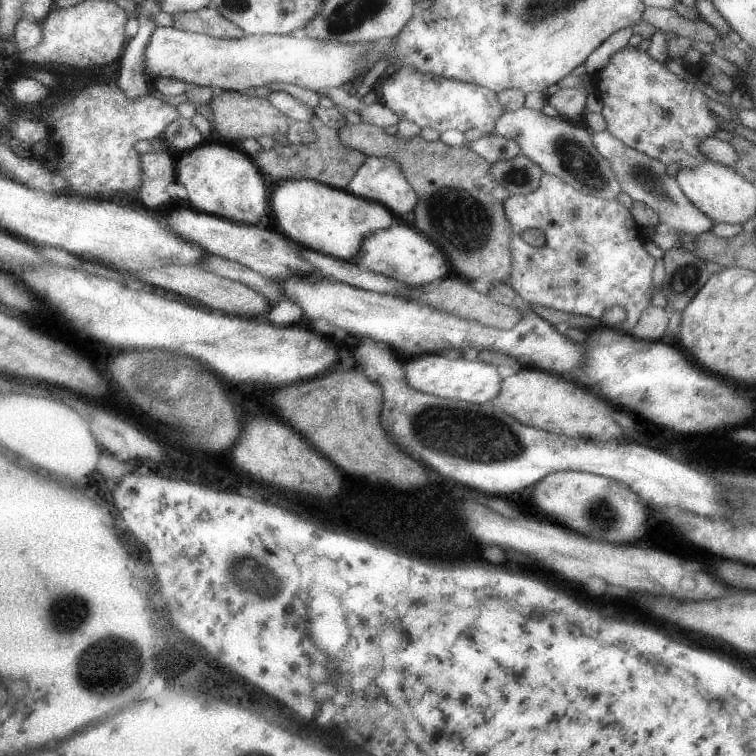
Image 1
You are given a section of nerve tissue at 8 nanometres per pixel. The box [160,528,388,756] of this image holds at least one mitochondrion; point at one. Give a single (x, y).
(260, 580)

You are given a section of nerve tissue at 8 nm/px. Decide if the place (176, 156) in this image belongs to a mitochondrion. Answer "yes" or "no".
no

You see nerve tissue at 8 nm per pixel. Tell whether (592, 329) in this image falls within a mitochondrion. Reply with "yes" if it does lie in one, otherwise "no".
no

